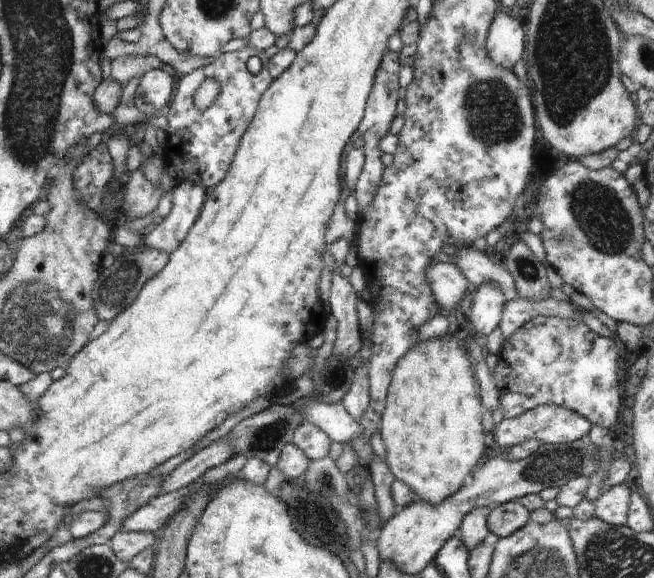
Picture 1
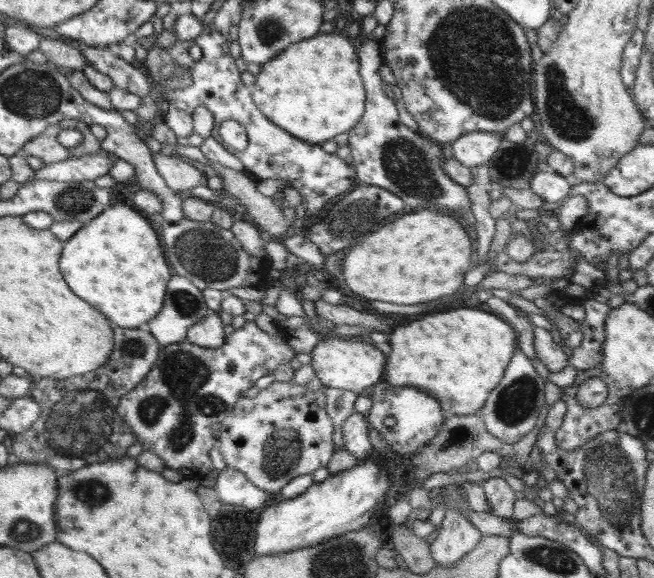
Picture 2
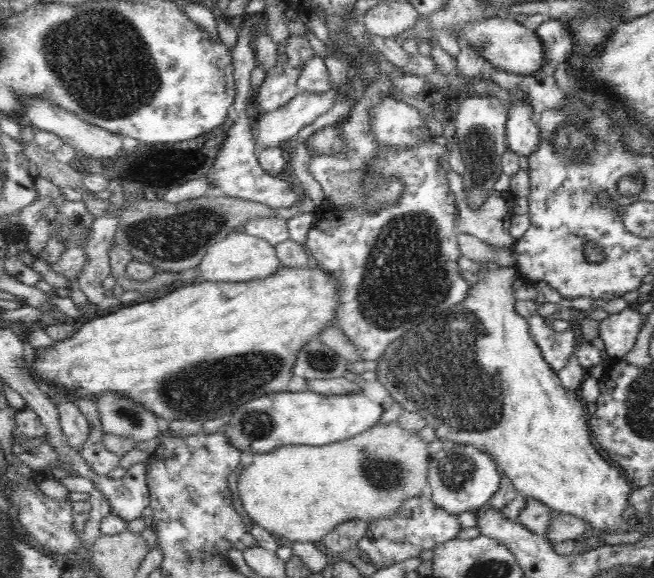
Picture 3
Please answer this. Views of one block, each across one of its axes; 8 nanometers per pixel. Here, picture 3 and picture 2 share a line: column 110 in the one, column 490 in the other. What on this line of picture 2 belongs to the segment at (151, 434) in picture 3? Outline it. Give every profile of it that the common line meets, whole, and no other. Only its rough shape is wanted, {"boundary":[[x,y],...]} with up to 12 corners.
{"boundary":[[517,348],[482,407],[506,444],[534,428],[545,380]]}

